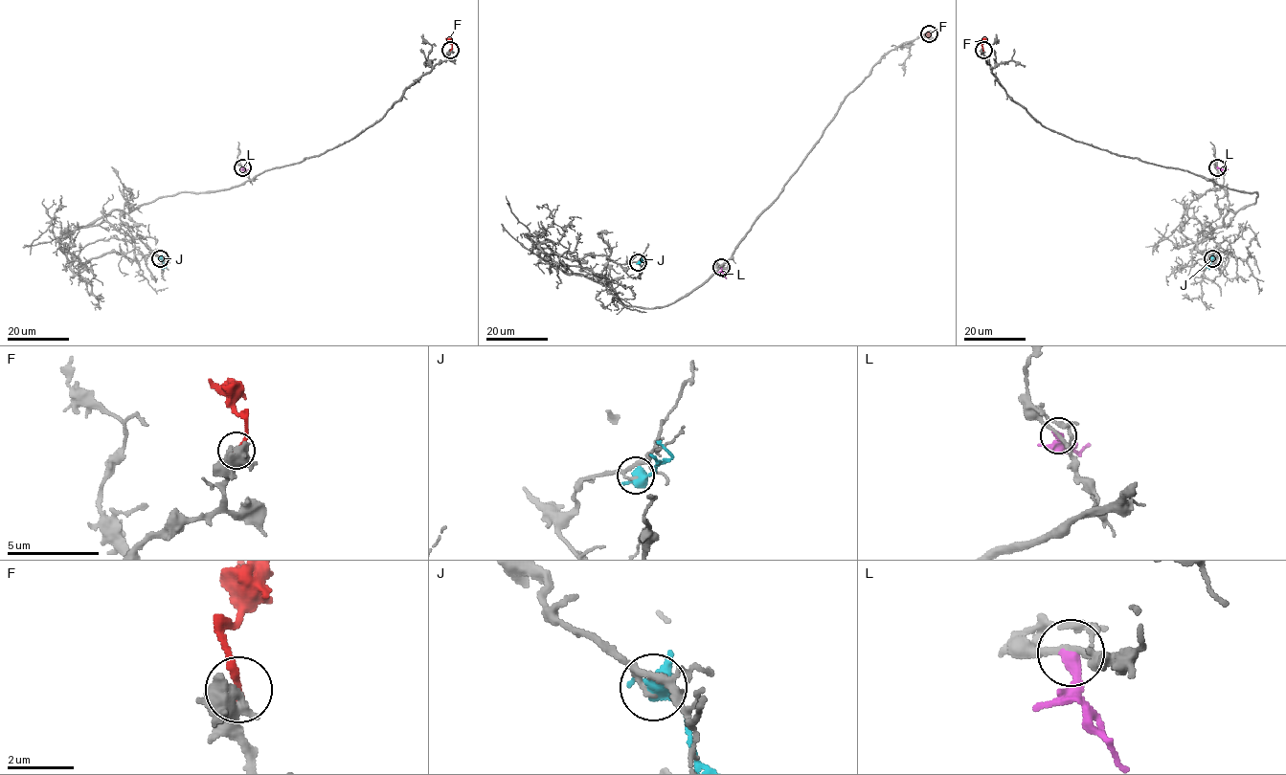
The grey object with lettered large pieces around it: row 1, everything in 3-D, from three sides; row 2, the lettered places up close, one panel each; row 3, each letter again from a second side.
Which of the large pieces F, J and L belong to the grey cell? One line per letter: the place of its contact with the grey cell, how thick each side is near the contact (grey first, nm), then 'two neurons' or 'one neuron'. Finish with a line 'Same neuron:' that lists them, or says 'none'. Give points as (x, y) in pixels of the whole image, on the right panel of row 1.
F: meets grey at (983, 50); 480 nm thick on the grey side, 200 nm on the other; one neuron
J: meets grey at (1212, 258); 80 nm thick on the grey side, 700 nm on the other; two neurons
L: meets grey at (1217, 167); 150 nm thick on the grey side, 400 nm on the other; two neurons
Same neuron: F

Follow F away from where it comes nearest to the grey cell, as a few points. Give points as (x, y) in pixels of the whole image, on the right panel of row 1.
F: (982, 50), (982, 37)

